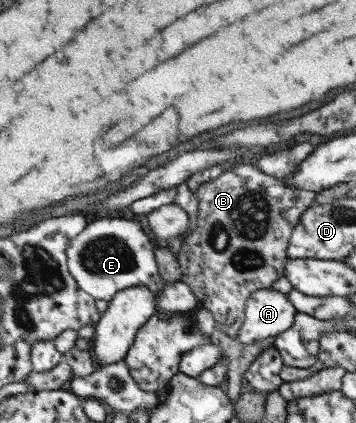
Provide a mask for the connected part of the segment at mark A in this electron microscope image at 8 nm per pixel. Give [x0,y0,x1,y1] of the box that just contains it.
[236,289,296,345]

